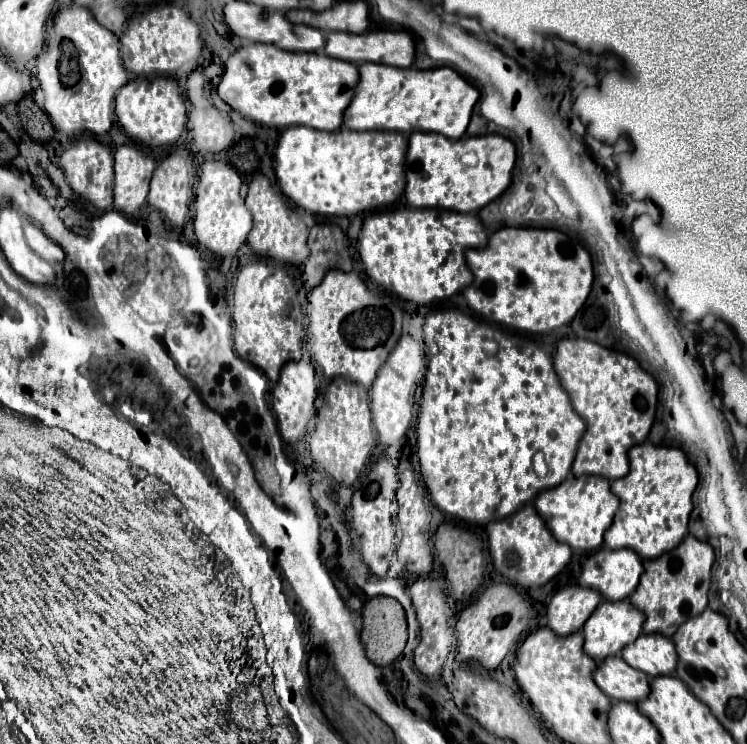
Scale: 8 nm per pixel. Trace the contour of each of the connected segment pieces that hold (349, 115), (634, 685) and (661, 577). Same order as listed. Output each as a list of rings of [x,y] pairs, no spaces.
[[[362,63],[360,81],[344,111],[344,127],[352,131],[432,131],[458,139],[466,133],[478,97],[480,93],[450,67],[420,71],[416,67],[398,69],[380,63]]]
[[[622,657],[604,659],[594,671],[594,683],[614,701],[638,703],[650,693],[648,677],[632,669]]]
[[[688,535],[676,549],[672,549],[672,553],[664,553],[658,559],[644,561],[644,577],[636,587],[636,593],[630,595],[632,605],[636,605],[636,609],[646,615],[642,631],[672,637],[684,621],[700,615],[708,607],[712,563],[714,549],[692,535]]]

